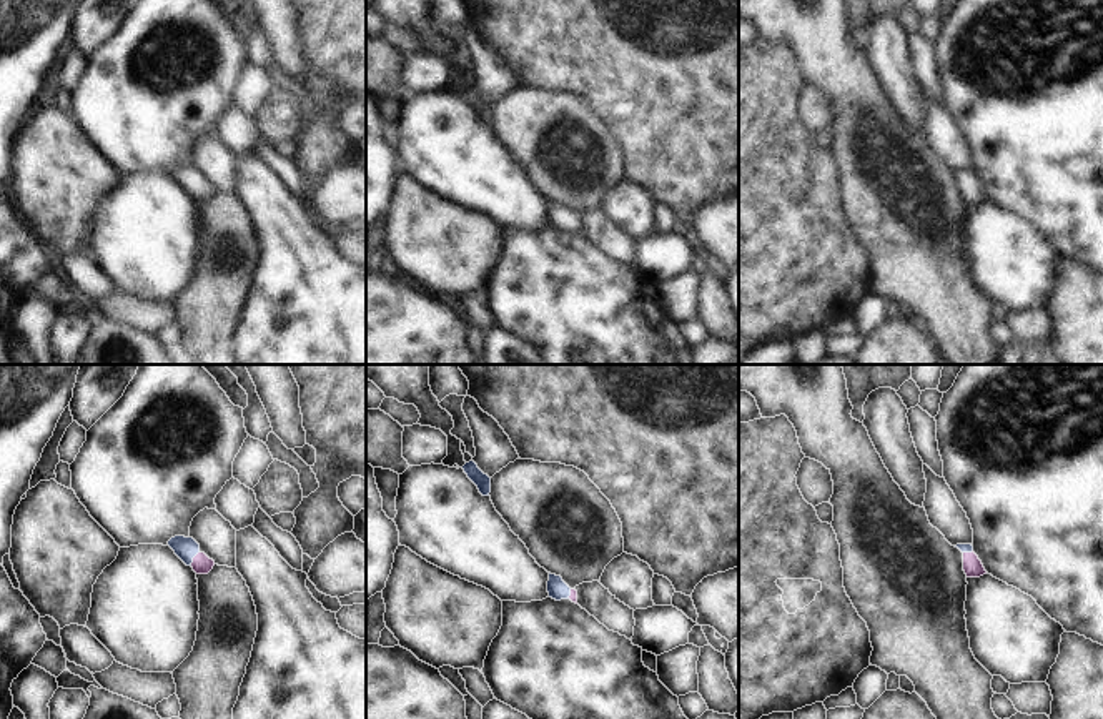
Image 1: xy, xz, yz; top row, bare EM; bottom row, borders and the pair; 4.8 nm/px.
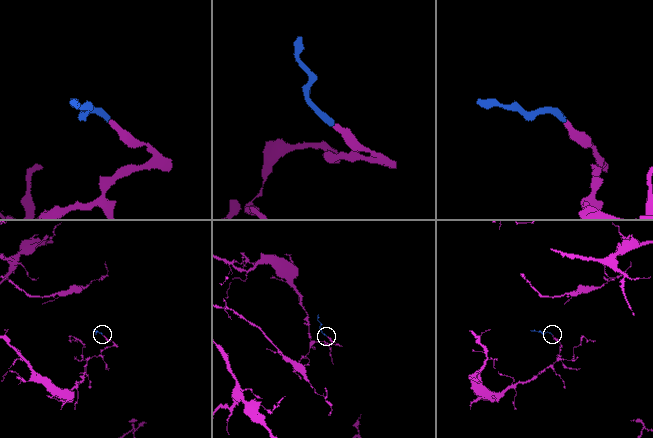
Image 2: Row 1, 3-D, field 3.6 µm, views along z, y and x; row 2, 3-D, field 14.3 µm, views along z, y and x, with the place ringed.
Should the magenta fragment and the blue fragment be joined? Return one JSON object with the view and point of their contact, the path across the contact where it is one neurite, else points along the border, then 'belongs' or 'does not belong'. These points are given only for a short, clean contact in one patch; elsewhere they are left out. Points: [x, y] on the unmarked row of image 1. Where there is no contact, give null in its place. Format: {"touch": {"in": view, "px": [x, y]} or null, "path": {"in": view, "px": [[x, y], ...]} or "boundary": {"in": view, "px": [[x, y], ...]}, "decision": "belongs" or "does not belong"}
{"touch": {"in": "xy", "px": [193, 185]}, "path": {"in": "xy", "px": [[202, 192], [193, 185], [185, 175]]}, "decision": "belongs"}

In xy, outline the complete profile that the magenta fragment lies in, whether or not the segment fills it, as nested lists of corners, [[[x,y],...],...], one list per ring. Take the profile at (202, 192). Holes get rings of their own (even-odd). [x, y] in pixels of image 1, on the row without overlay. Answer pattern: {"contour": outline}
{"contour": [[[175,163],[168,168],[168,173],[196,201],[208,201],[215,193],[215,188],[200,178],[200,171],[193,165]]]}

